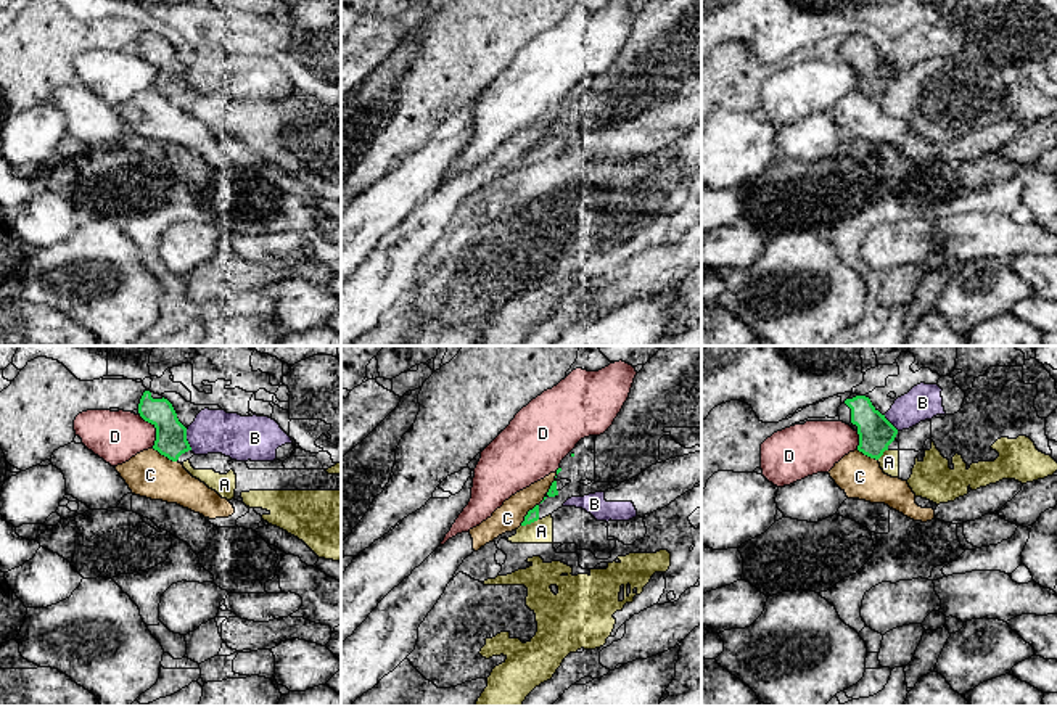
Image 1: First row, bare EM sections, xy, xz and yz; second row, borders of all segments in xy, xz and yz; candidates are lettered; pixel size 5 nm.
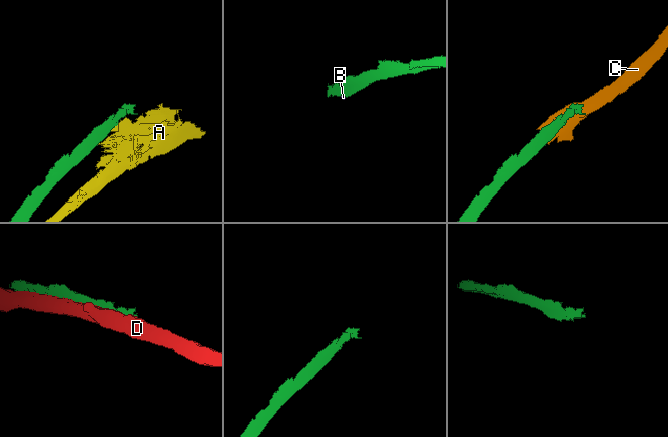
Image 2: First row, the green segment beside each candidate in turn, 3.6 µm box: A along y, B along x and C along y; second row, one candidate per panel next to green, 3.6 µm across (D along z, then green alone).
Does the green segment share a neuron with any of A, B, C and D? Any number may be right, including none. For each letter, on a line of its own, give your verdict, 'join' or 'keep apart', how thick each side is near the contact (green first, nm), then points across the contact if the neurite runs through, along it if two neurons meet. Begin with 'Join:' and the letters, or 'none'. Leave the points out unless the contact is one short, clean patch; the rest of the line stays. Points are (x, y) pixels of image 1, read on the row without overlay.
Join: none
A: keep apart; calibres 60 and 120 nm; border xz (538, 158), (522, 166)
B: keep apart; calibres 160 and 220 nm
C: keep apart; calibres 60 and 140 nm; border xz (544, 135), (520, 164)
D: keep apart; calibres 160 and 260 nm

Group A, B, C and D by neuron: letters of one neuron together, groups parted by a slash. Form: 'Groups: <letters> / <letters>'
Groups: A / B / C / D

